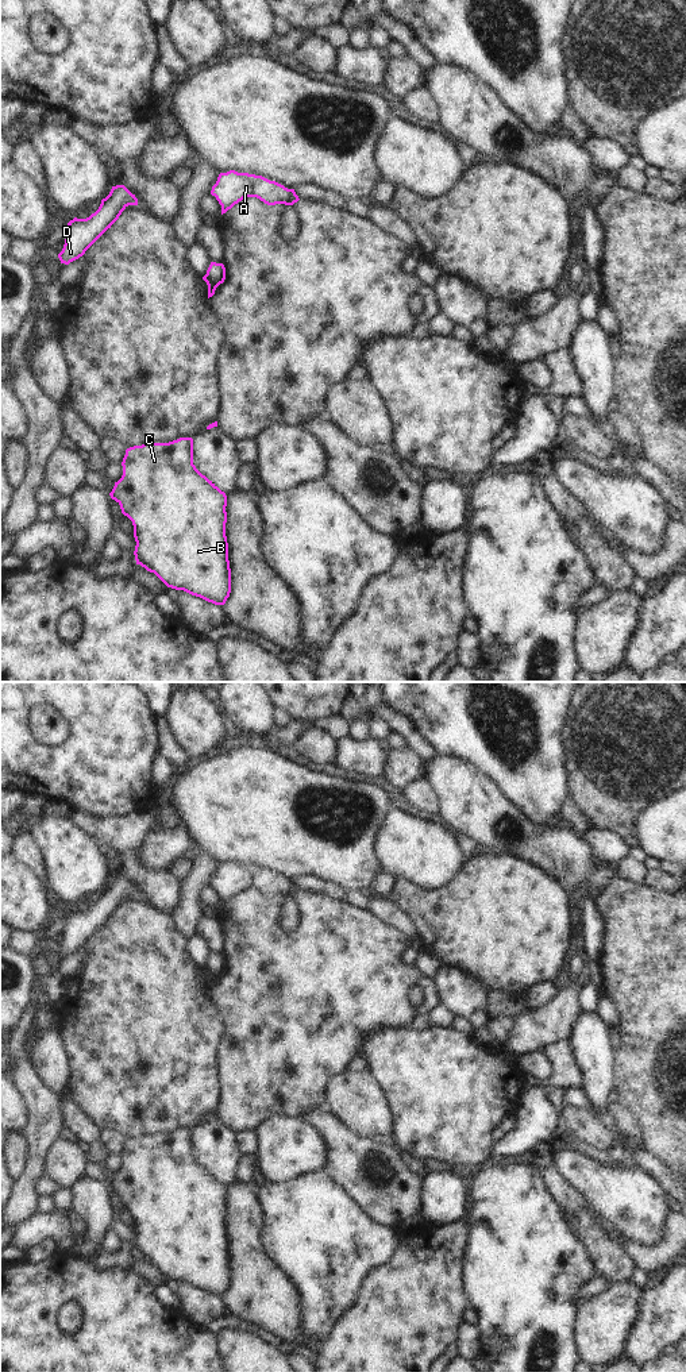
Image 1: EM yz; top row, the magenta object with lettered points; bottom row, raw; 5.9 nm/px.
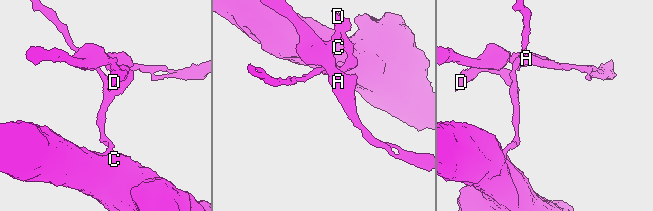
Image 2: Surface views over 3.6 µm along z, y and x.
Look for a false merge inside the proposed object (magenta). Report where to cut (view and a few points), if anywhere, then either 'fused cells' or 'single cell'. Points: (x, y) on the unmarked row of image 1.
yz (205, 966), (207, 972), (215, 981) | fused cells

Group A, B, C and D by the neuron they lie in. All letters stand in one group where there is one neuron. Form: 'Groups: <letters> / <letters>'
Groups: A D / B C

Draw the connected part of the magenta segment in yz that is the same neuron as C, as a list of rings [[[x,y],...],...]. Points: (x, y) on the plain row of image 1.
[[[193,1130],[130,1138],[122,1157],[123,1167],[109,1187],[132,1213],[136,1256],[154,1264],[167,1279],[224,1296],[231,1284],[227,1187],[193,1156]]]

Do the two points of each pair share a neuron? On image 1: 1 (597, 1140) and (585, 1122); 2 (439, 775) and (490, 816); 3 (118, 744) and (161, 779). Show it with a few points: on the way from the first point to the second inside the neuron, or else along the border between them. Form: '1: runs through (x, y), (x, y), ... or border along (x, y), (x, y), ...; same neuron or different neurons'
1: runs through (596, 1136), (586, 1126); same neuron
2: runs through (451, 781), (478, 808); same neuron
3: border along (158, 752), (153, 766), (155, 786); different neurons

